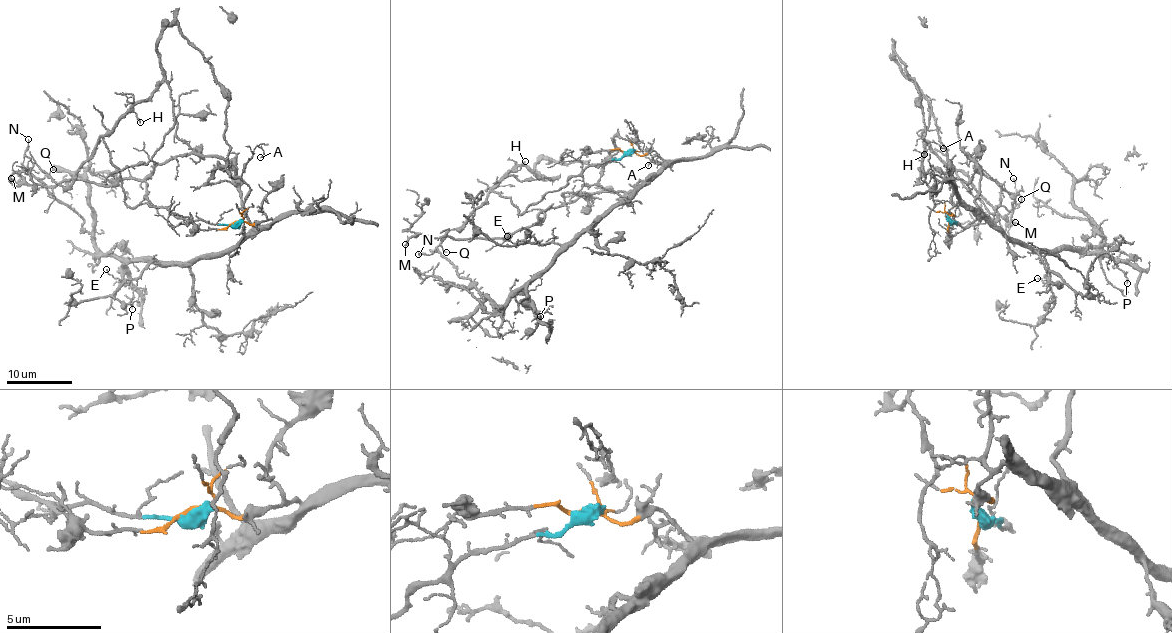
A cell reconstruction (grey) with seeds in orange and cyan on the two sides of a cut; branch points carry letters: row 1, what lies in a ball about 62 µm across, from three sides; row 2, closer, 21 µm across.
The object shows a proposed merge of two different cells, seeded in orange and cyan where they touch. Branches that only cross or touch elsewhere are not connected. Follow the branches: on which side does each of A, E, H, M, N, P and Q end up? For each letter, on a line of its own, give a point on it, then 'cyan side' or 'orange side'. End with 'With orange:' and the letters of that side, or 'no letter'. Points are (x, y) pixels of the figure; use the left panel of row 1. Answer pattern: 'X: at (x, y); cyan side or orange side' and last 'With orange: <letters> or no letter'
A: at (260, 157); cyan side
E: at (106, 269); orange side
H: at (140, 122); cyan side
M: at (11, 178); orange side
N: at (28, 139); cyan side
P: at (132, 309); orange side
Q: at (53, 169); cyan side
With orange: E, M, P

